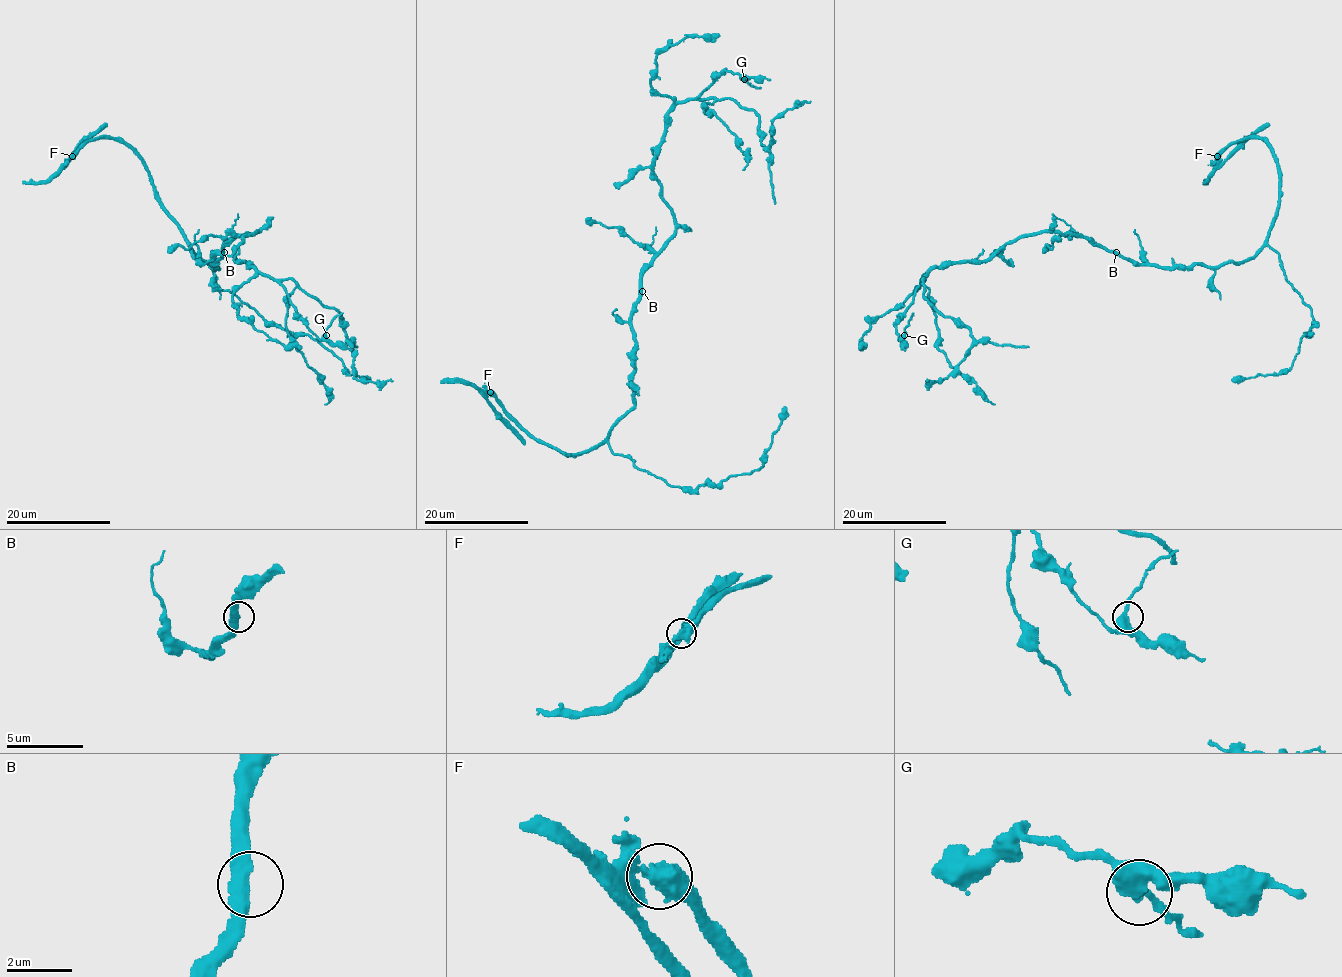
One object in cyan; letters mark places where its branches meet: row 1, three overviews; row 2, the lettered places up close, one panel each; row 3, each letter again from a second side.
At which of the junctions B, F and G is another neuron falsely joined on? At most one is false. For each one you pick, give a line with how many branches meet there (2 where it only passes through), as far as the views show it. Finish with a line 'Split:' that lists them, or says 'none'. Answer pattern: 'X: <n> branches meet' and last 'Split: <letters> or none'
F: 2 branches meet
Split: F

